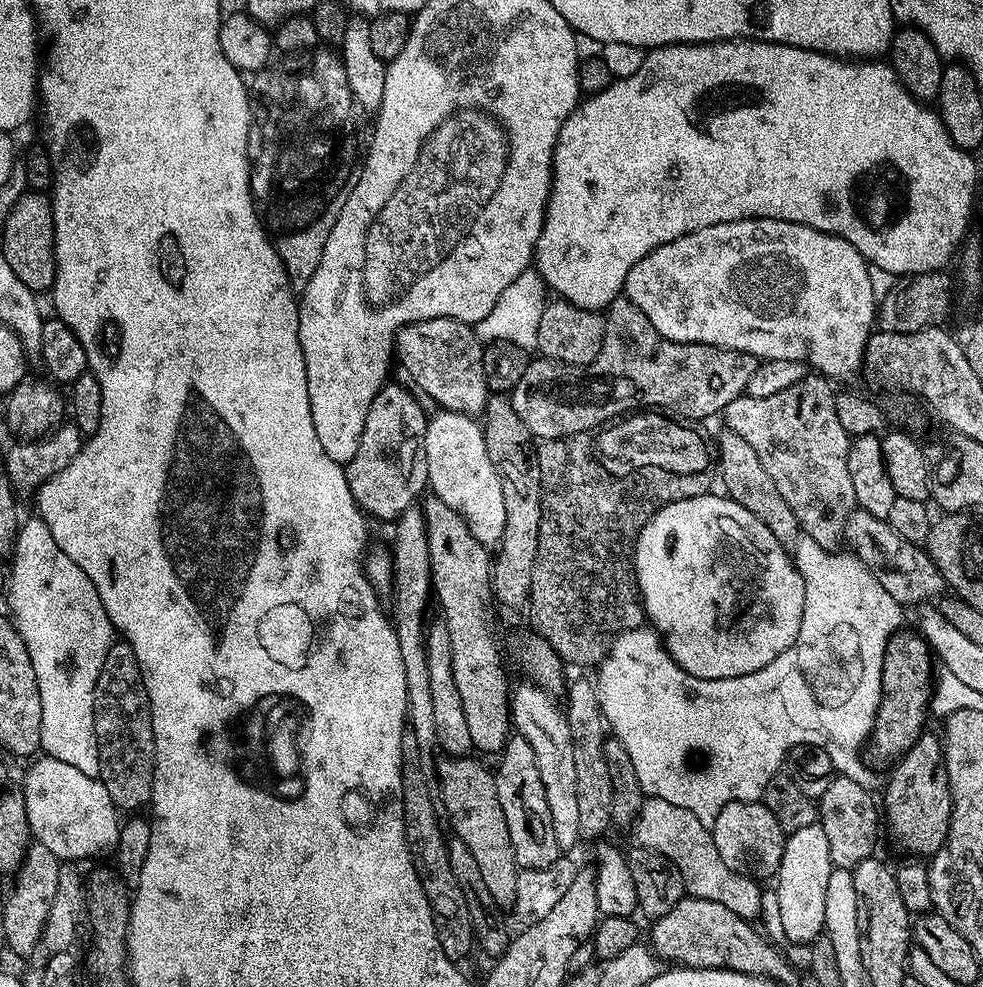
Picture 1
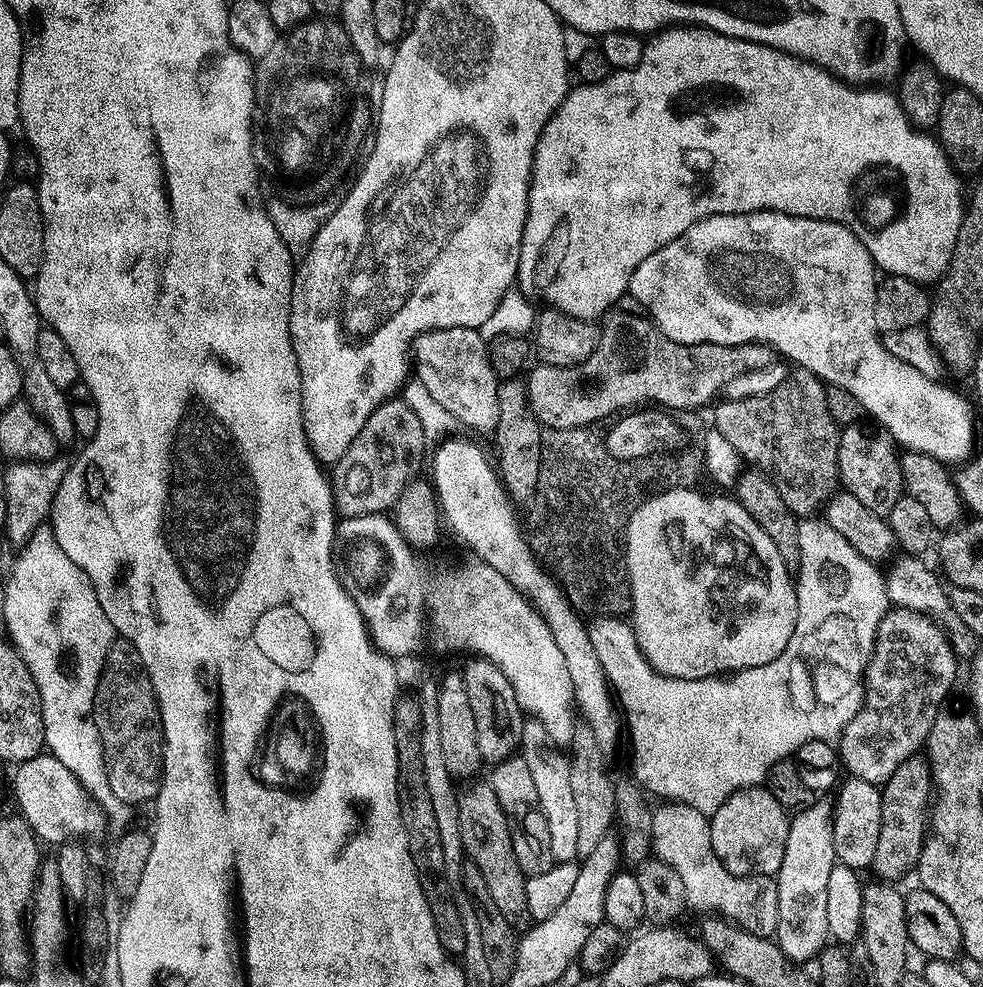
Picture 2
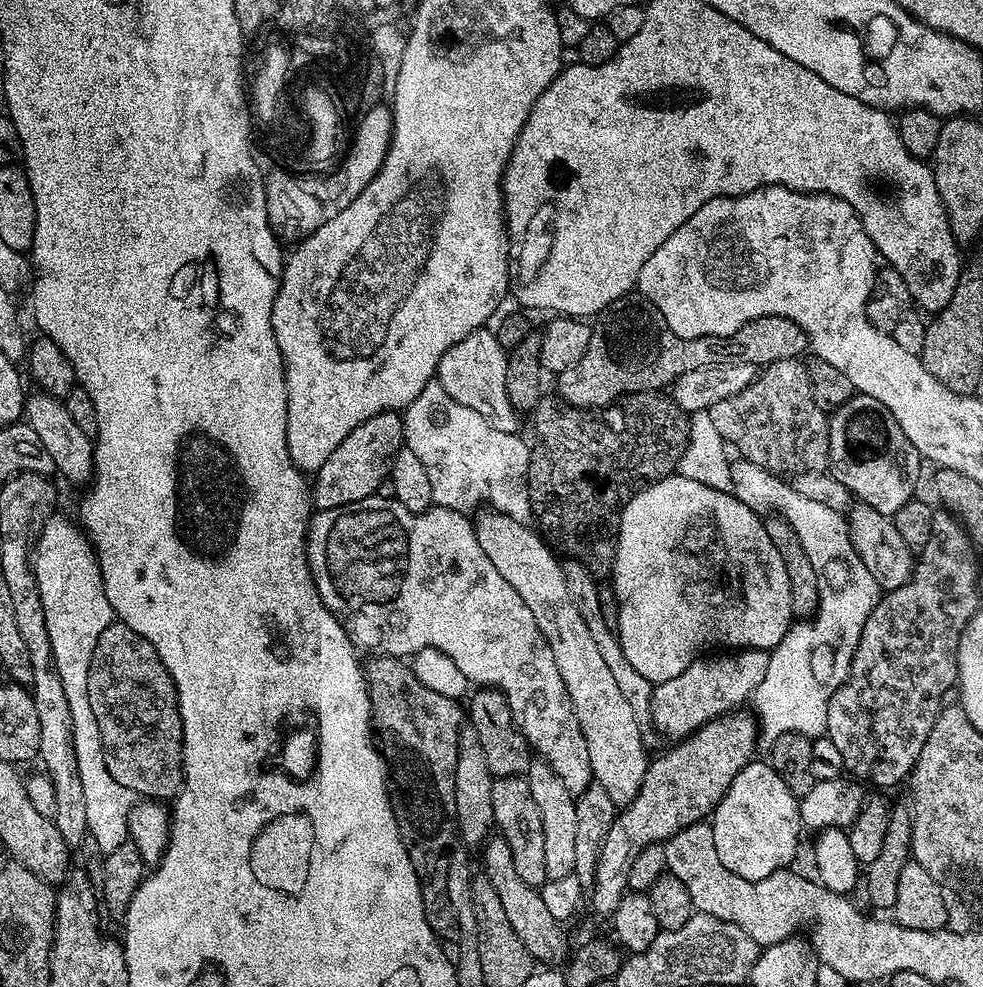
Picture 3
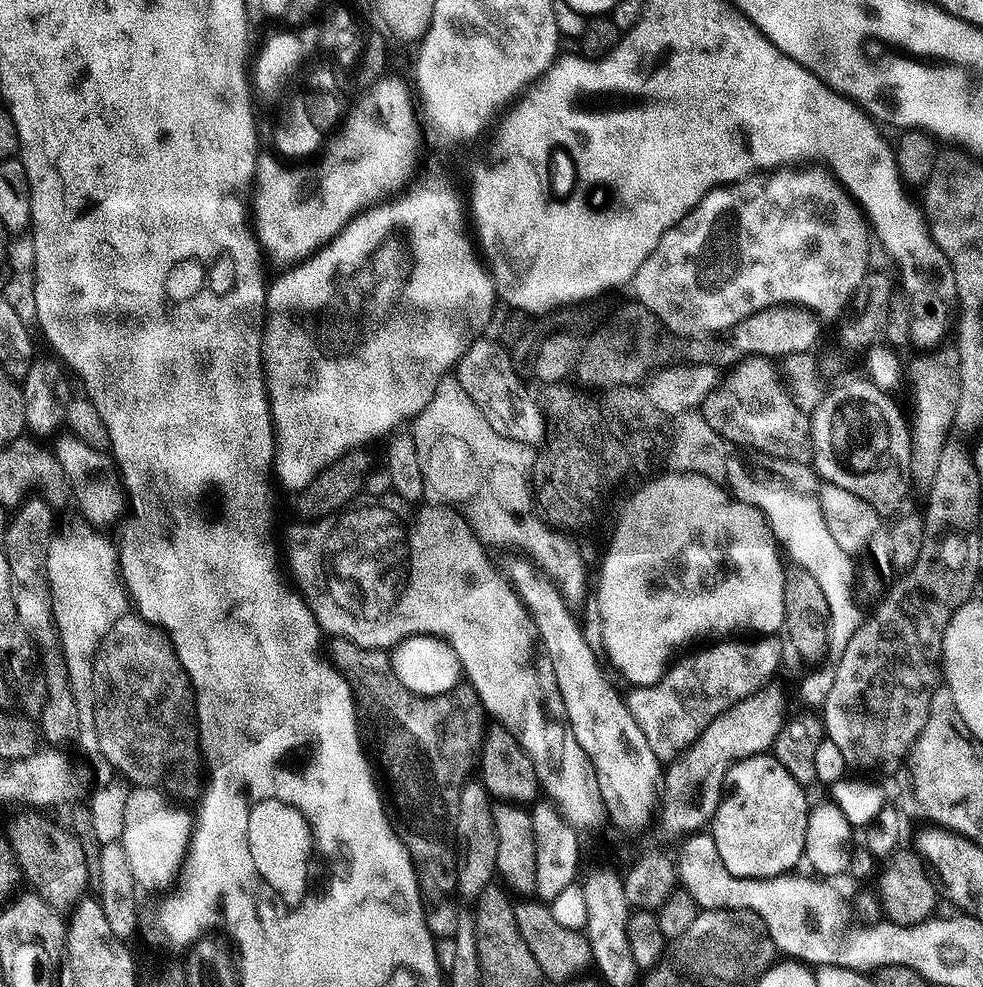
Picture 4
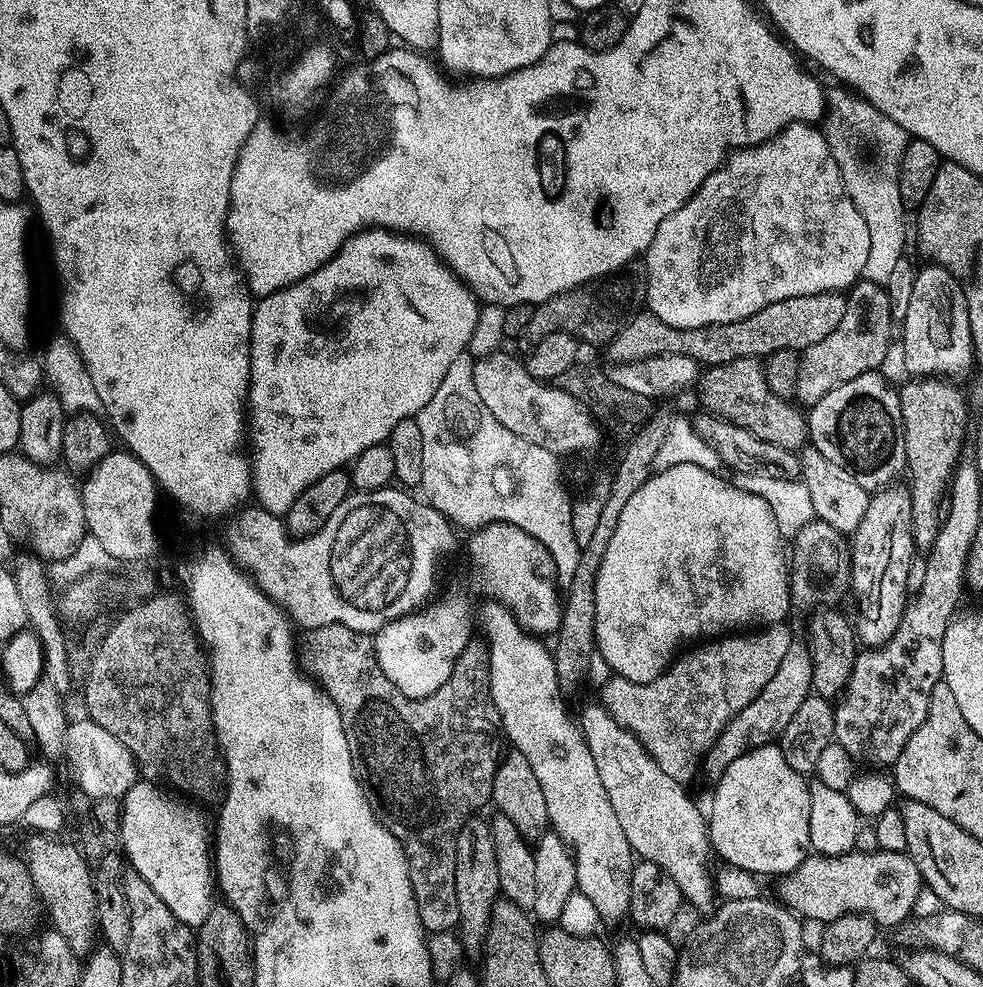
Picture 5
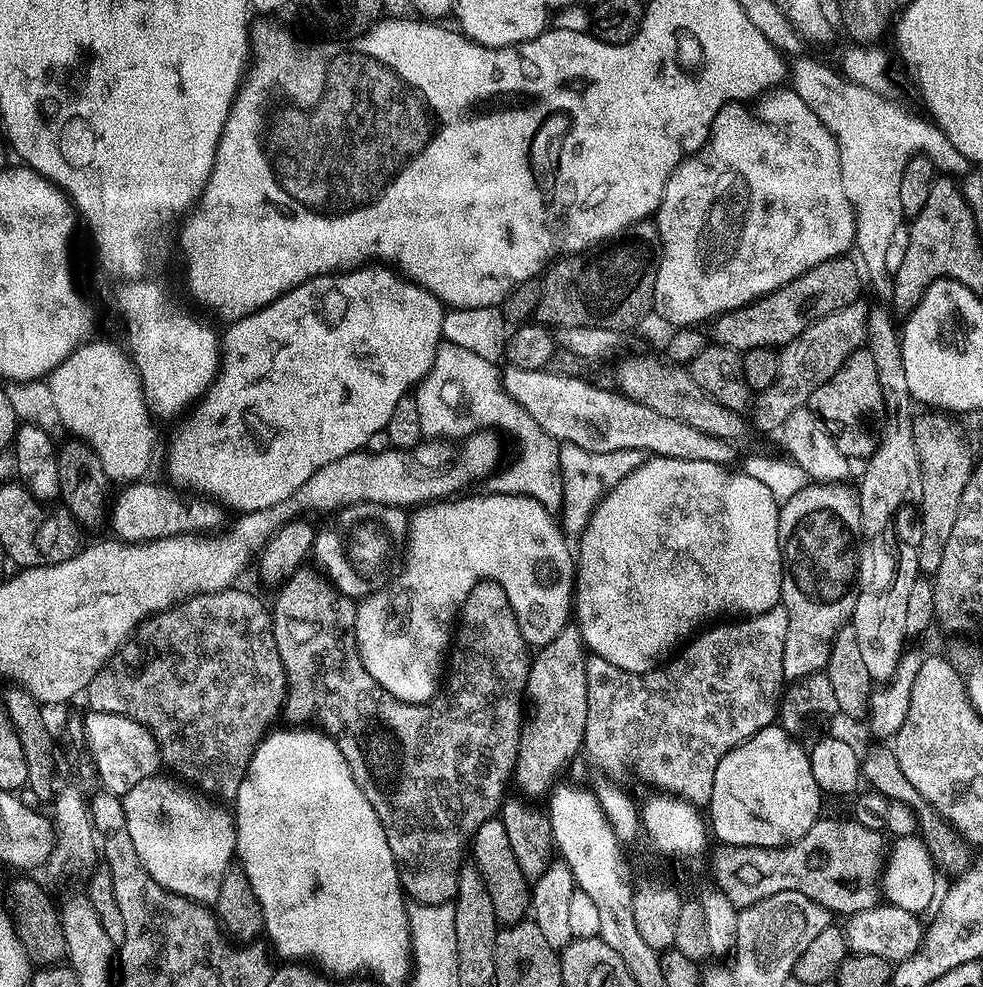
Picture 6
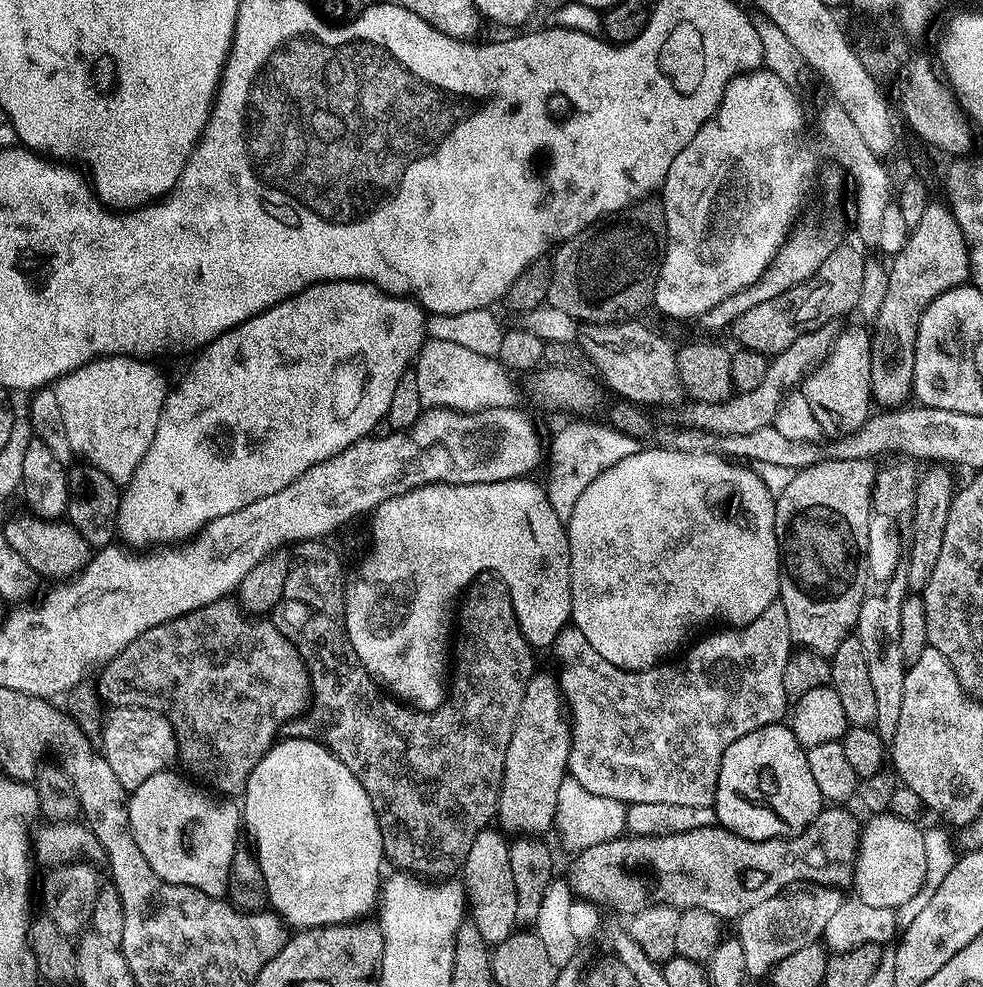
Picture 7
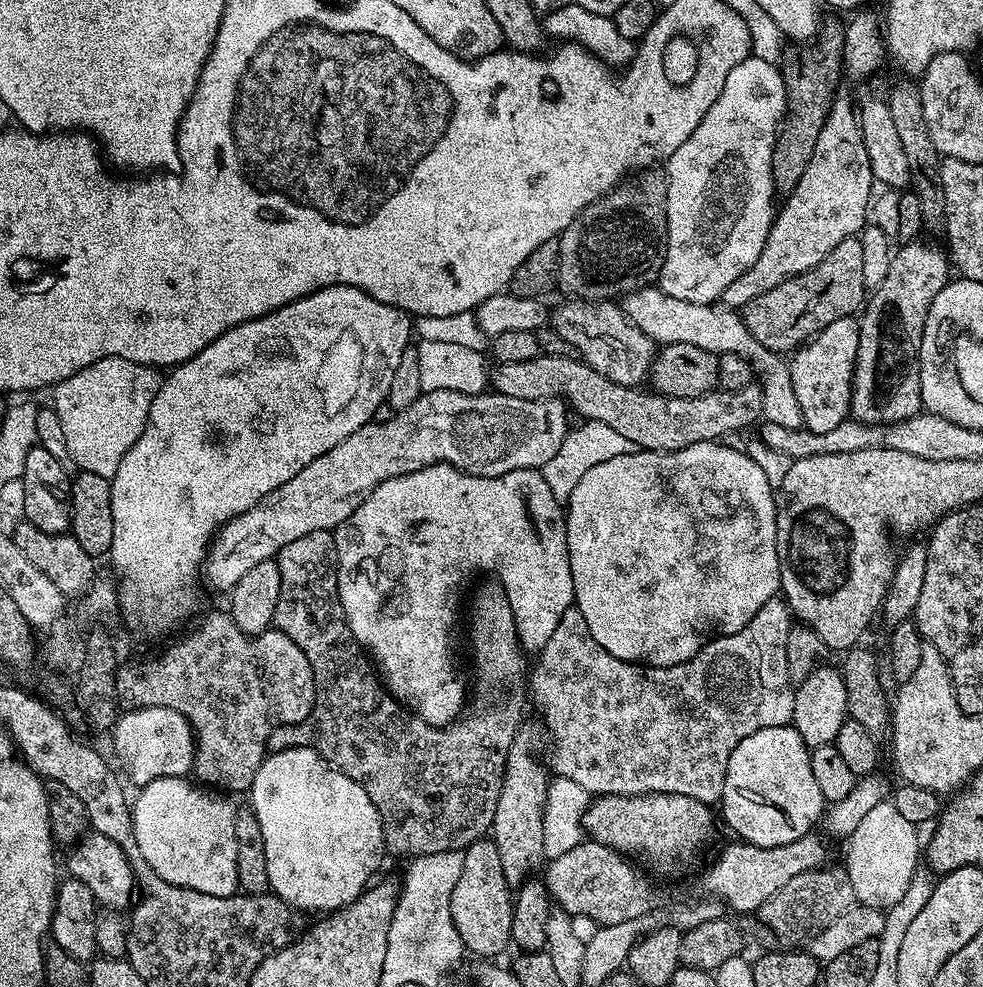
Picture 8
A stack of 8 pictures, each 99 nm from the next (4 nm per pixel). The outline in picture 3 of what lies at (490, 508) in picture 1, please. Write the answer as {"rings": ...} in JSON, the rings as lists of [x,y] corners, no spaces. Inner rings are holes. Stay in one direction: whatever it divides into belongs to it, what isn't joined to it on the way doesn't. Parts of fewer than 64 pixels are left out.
{"rings":[[[484,510],[480,514],[481,516],[475,517],[474,520],[478,546],[482,546],[482,550],[486,550],[486,558],[490,558],[490,562],[494,562],[495,568],[498,569],[498,574],[502,574],[502,578],[506,578],[506,582],[510,582],[510,586],[514,586],[514,590],[518,590],[518,598],[522,598],[522,602],[526,602],[526,606],[530,606],[530,614],[534,614],[534,622],[538,622],[538,630],[542,630],[546,642],[554,654],[554,662],[558,662],[558,674],[562,674],[562,682],[566,686],[566,694],[570,698],[572,709],[578,718],[582,734],[586,738],[586,750],[590,750],[590,766],[592,767],[593,781],[600,784],[602,790],[606,790],[606,794],[610,794],[610,802],[614,802],[618,806],[627,806],[638,794],[638,790],[642,786],[642,778],[648,769],[650,755],[648,756],[647,750],[644,749],[644,736],[640,733],[643,732],[642,726],[636,721],[636,715],[630,706],[630,702],[626,702],[626,698],[622,695],[622,690],[618,690],[614,677],[610,674],[610,669],[606,667],[606,661],[602,659],[602,654],[598,651],[598,645],[594,642],[594,638],[590,638],[590,630],[586,630],[586,622],[582,622],[582,614],[578,614],[578,606],[574,606],[574,598],[570,598],[570,590],[566,586],[566,578],[564,577],[564,564],[561,561],[556,561],[557,553],[549,547],[544,536],[540,532],[533,530],[528,524],[519,524],[514,518],[510,518],[506,514],[495,510]]]}

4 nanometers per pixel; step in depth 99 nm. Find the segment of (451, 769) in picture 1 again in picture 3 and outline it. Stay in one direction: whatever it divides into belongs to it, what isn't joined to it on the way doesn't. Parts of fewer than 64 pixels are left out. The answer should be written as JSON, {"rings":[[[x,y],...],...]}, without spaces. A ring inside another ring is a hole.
{"rings":[[[499,834],[489,835],[482,845],[484,851],[484,868],[482,874],[490,878],[494,891],[498,893],[498,899],[502,901],[502,907],[507,915],[510,926],[514,926],[518,933],[518,939],[522,946],[531,954],[533,961],[544,966],[556,966],[569,955],[568,940],[564,937],[561,921],[555,920],[546,911],[546,902],[542,902],[540,889],[534,886],[526,886],[522,878],[514,870],[514,858],[510,855],[510,846]]]}

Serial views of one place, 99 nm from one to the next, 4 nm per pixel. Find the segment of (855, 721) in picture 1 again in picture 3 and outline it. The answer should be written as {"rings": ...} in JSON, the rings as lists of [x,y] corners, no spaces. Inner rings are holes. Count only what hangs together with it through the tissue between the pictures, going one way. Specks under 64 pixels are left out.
{"rings":[[[736,458],[729,466],[733,483],[732,495],[737,496],[742,503],[755,508],[761,514],[779,514],[802,542],[802,550],[806,550],[806,558],[810,558],[810,566],[814,566],[814,574],[818,578],[818,606],[814,618],[807,622],[793,623],[782,638],[777,648],[771,649],[766,666],[766,678],[758,682],[758,690],[750,698],[751,707],[758,721],[758,732],[765,741],[777,740],[782,734],[792,732],[796,736],[815,738],[827,733],[827,706],[830,698],[848,677],[848,667],[852,665],[852,655],[858,646],[858,638],[862,638],[862,626],[874,606],[880,601],[882,590],[878,582],[874,582],[874,574],[866,570],[862,558],[854,550],[848,537],[848,525],[841,513],[830,510],[830,506],[822,506],[818,502],[798,494],[785,477],[768,472],[762,466],[743,458]],[[569,559],[564,564],[564,577],[566,586],[570,590],[570,598],[574,598],[574,606],[578,606],[578,614],[582,614],[582,622],[586,622],[586,630],[590,630],[590,638],[598,645],[598,651],[602,654],[602,659],[606,661],[606,667],[610,669],[610,674],[614,677],[614,682],[618,690],[622,690],[622,695],[636,715],[636,721],[641,726],[647,725],[650,720],[650,697],[652,695],[653,685],[648,683],[630,662],[626,662],[626,654],[622,654],[619,635],[604,621],[604,608],[600,605],[601,589],[597,587],[596,581],[590,575],[586,574],[578,560]],[[609,628],[609,629],[608,629]]]}

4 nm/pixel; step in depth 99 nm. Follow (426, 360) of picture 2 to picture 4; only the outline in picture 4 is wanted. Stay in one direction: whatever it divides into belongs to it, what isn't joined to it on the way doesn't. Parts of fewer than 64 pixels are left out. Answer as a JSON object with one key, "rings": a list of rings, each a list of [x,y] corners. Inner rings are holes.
{"rings":[[[481,338],[475,340],[466,350],[460,363],[454,369],[454,375],[462,390],[474,398],[478,410],[506,438],[514,438],[514,442],[531,444],[540,436],[541,423],[546,418],[546,412],[534,397],[528,393],[526,385],[520,381],[517,365],[512,363],[509,349],[495,339]]]}

